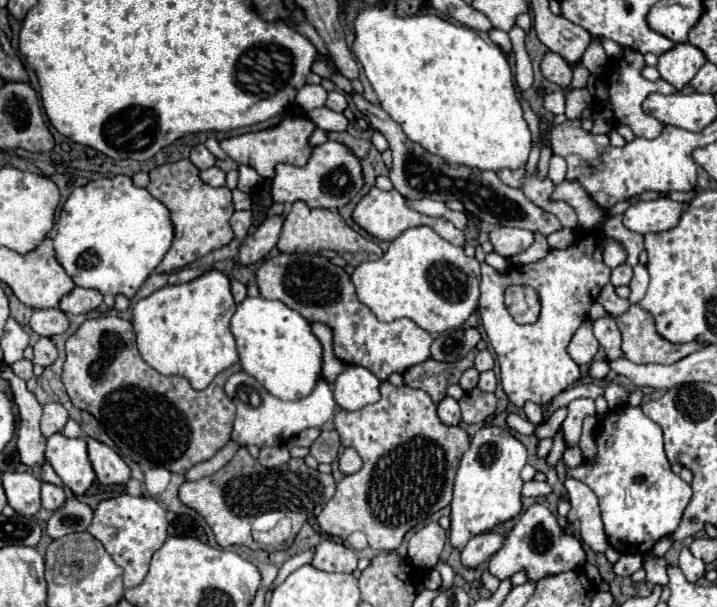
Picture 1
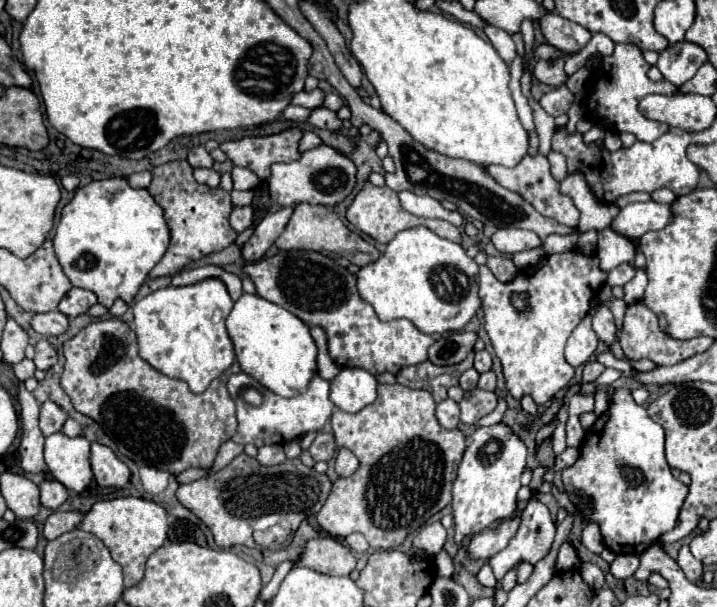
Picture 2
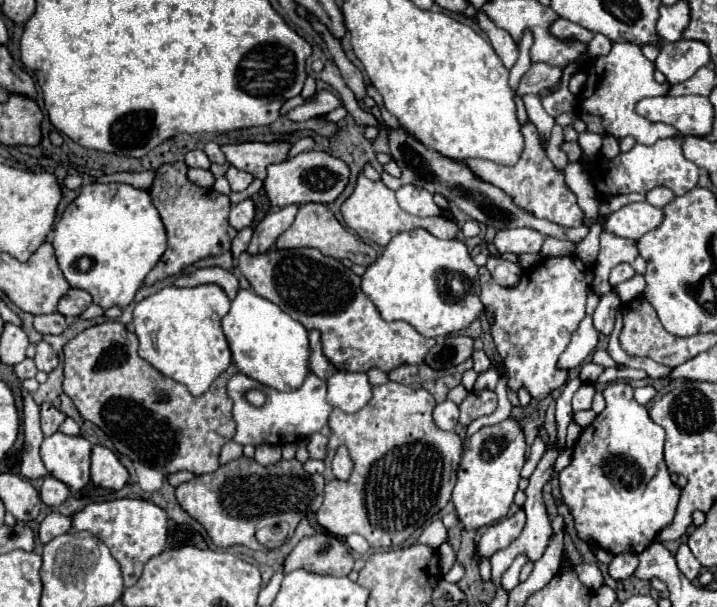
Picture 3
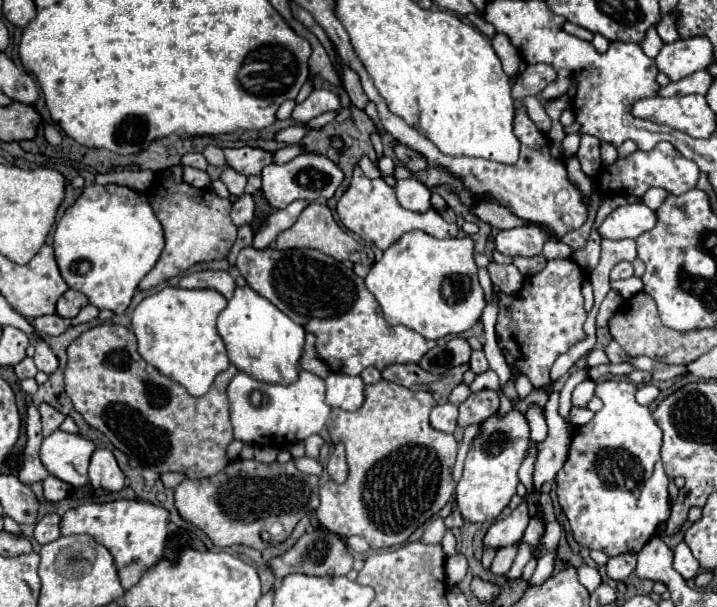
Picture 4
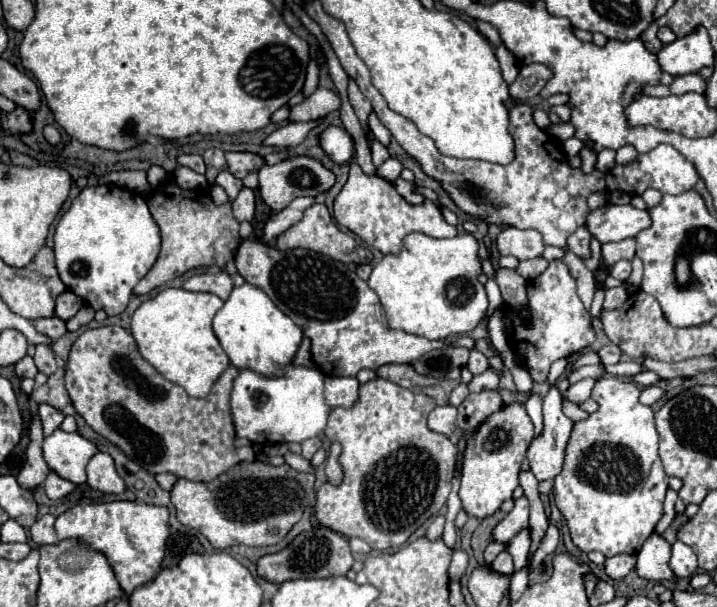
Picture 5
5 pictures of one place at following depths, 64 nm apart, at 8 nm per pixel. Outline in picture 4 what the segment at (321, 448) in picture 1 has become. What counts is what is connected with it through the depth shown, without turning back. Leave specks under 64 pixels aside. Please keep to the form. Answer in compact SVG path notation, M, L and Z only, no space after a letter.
M310 436L308 440L304 440L304 446L306 446L306 456L308 458L318 458L318 452L322 448L324 440L320 436Z

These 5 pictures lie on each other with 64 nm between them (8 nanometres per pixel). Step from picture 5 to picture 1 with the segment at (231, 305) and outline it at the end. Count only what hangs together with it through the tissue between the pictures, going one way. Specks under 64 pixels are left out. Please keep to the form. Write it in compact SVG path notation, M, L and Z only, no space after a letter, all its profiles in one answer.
M246 296L230 320L242 370L254 376L272 396L280 400L298 400L308 396L320 378L320 342L312 336L310 324L278 300Z

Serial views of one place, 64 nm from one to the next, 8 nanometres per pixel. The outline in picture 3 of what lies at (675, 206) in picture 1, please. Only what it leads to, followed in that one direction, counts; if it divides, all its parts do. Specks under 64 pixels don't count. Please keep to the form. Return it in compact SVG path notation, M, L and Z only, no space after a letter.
M648 202L626 204L606 218L604 230L620 238L638 240L652 228L658 228L660 220L664 220L662 208L650 206Z

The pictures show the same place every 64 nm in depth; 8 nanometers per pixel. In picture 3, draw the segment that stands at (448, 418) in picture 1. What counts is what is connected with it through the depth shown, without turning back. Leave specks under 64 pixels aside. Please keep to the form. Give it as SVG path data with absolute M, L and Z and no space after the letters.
M450 400L446 402L440 402L434 412L432 412L432 418L434 418L434 424L440 428L440 430L448 430L452 432L458 424L458 406Z

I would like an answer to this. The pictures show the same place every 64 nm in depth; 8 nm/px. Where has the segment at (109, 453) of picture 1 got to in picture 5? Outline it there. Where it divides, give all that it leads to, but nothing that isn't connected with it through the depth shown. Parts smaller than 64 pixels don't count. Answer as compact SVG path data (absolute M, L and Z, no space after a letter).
M98 452L87 465L86 474L87 484L94 490L100 490L104 494L122 494L126 490L124 480L118 476L110 454Z

